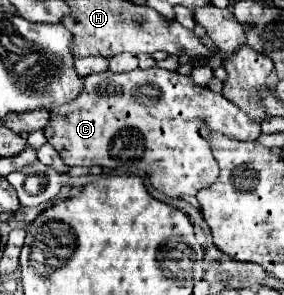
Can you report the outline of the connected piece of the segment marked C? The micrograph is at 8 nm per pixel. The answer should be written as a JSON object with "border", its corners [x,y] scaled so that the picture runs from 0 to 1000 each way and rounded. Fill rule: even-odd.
{"border":[[[532,227],[299,261],[299,302],[257,349],[180,369],[158,464],[243,566],[349,559],[440,586],[496,580],[588,668],[658,668],[771,607],[743,498],[708,458],[715,431],[842,478],[898,478],[919,458],[912,417],[891,417],[778,315],[701,295],[673,261],[623,241]]]}

